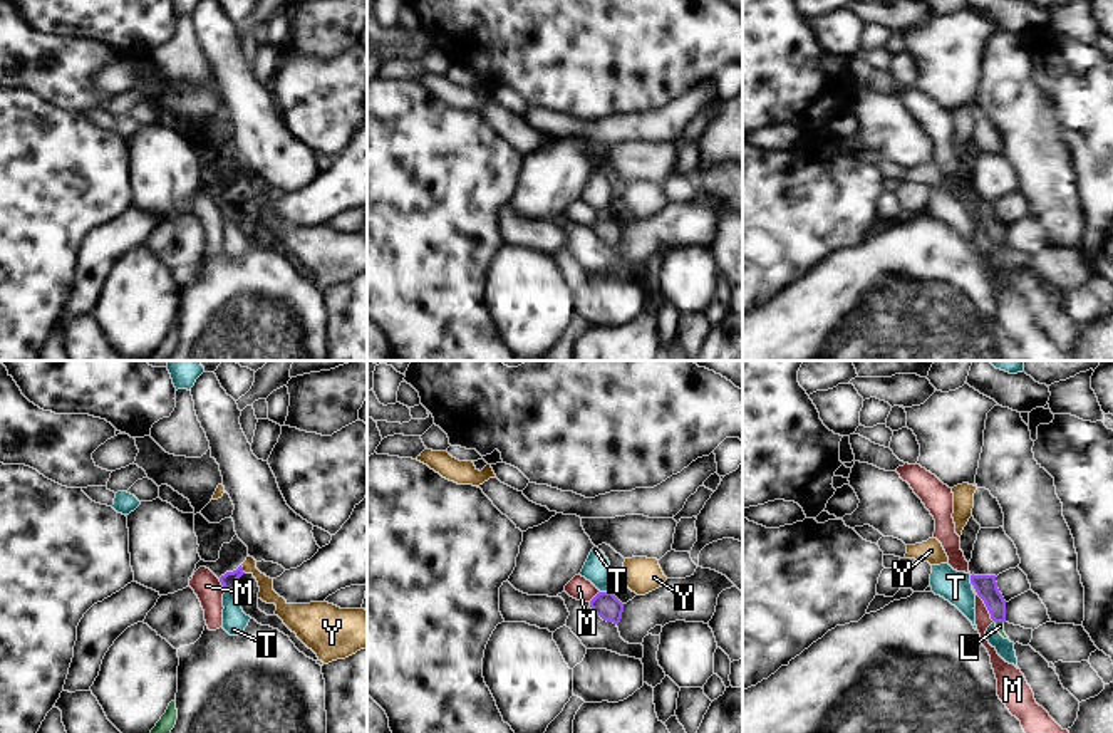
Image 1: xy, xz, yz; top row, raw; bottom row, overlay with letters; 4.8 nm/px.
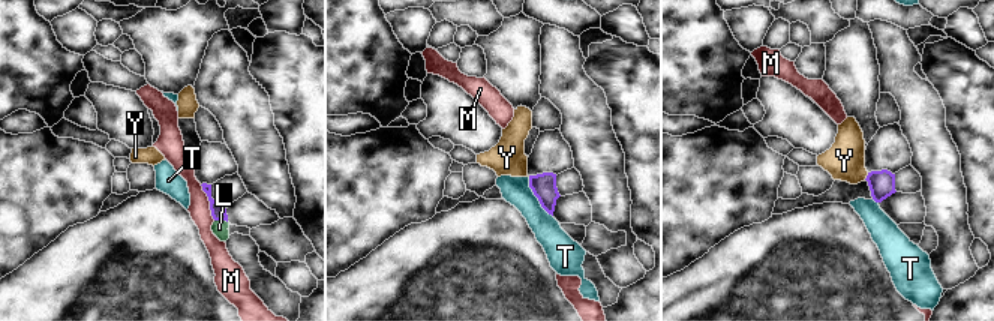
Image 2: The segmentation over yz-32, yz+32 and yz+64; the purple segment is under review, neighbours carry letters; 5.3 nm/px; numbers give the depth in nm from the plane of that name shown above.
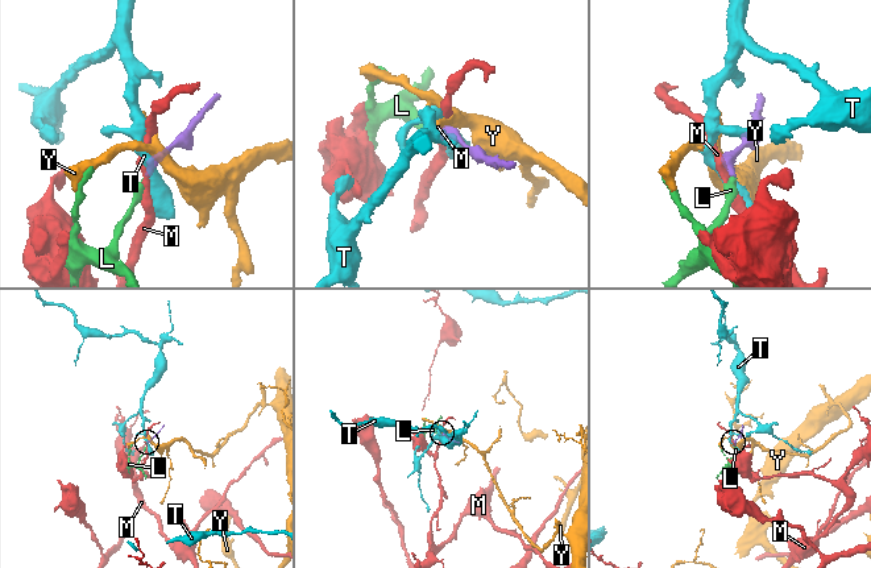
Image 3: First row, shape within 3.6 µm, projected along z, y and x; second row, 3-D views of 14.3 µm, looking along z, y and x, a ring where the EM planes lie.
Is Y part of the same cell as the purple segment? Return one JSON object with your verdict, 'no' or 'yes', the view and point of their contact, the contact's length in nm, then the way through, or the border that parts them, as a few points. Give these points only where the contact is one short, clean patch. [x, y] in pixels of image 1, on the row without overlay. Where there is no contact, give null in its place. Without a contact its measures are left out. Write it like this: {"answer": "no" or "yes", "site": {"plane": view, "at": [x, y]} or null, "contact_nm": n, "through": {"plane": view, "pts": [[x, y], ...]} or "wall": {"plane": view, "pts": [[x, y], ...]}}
{"answer": "no", "site": {"plane": "xy", "at": [242, 193]}, "contact_nm": 50, "wall": {"plane": "xy", "pts": [[240, 190], [245, 197]]}}

